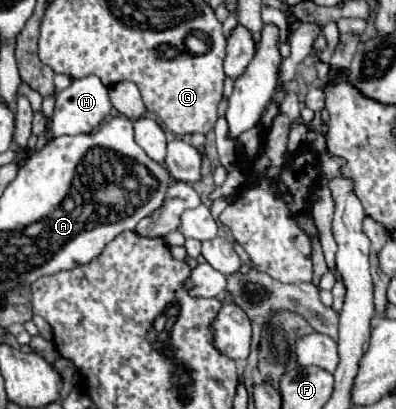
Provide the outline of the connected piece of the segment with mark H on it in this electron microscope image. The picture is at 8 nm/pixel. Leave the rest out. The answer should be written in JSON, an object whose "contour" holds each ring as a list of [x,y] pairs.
{"contour":[[[86,76],[74,80],[66,90],[56,94],[56,110],[52,114],[52,136],[62,134],[86,134],[92,132],[112,110],[112,102],[108,98],[108,88],[102,84],[98,76]]]}

